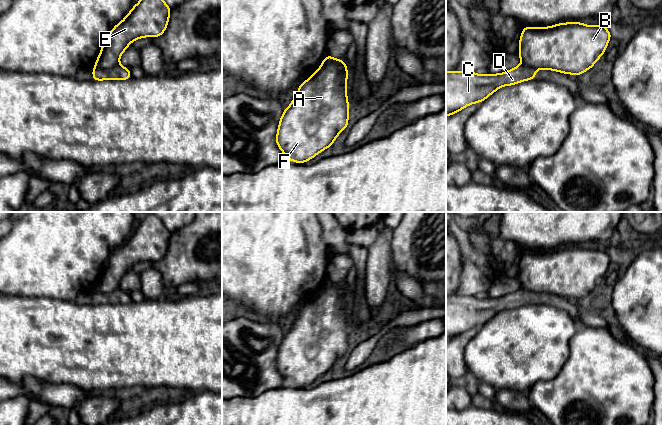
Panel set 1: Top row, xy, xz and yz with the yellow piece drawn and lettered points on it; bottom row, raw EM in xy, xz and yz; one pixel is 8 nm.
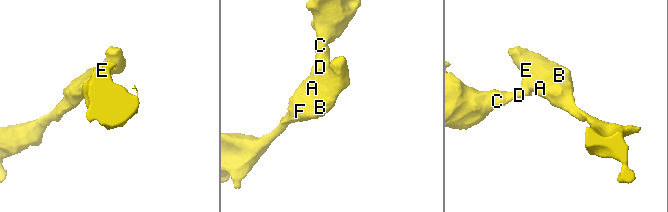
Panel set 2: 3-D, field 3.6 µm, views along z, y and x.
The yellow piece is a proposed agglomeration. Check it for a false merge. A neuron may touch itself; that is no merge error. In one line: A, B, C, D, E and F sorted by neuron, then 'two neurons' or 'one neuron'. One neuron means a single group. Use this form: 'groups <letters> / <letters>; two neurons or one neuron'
groups A B E F / C D; two neurons

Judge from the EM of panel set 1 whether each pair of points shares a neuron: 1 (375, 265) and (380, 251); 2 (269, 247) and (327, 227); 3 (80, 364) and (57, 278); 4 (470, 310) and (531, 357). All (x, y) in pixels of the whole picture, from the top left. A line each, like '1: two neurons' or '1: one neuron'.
1: one neuron
2: two neurons
3: two neurons
4: two neurons

